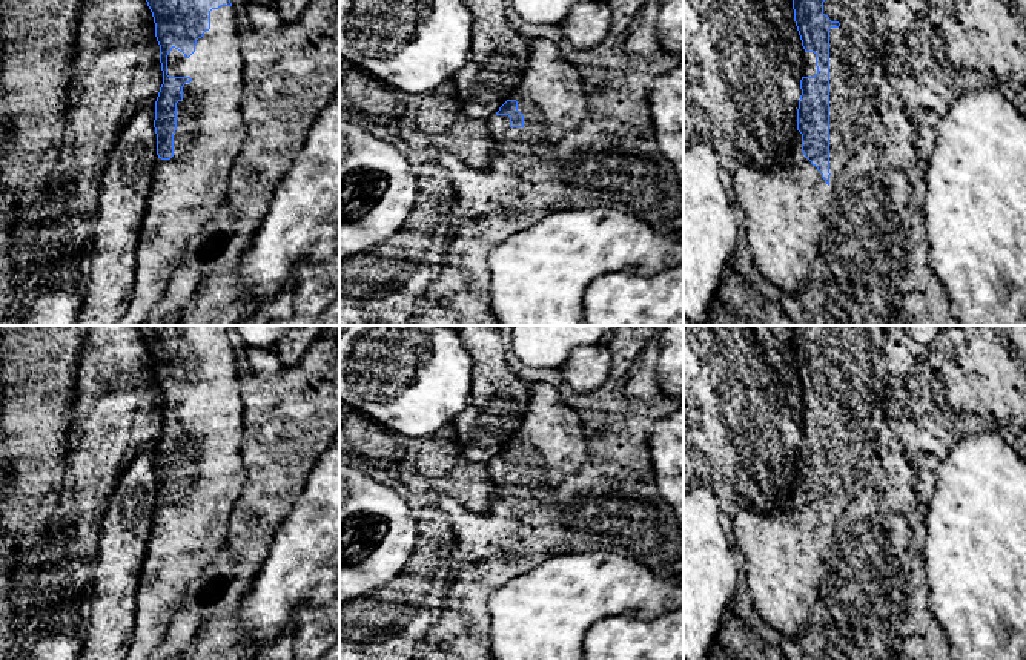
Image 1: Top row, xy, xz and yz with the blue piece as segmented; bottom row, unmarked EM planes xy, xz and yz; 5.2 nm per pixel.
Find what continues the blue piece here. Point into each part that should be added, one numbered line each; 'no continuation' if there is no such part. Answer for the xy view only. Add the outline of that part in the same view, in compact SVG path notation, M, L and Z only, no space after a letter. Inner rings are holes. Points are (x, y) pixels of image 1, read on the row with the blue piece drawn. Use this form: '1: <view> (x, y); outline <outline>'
1: xy (186, 192); outline M233 6L210 11L210 29L197 40L195 52L186 58L172 48L167 55L169 77L190 77L177 103L174 157L155 157L152 186L141 223L135 253L135 285L126 315L117 325L138 325L160 301L187 243L215 216L227 193L227 180L240 155L247 129L243 121L243 37Z

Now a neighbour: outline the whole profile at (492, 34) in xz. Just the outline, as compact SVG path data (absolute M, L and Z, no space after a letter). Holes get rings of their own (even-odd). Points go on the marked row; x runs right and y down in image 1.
M464 0L473 17L467 63L452 81L462 114L488 120L519 86L530 37L516 32L507 20L504 0Z

